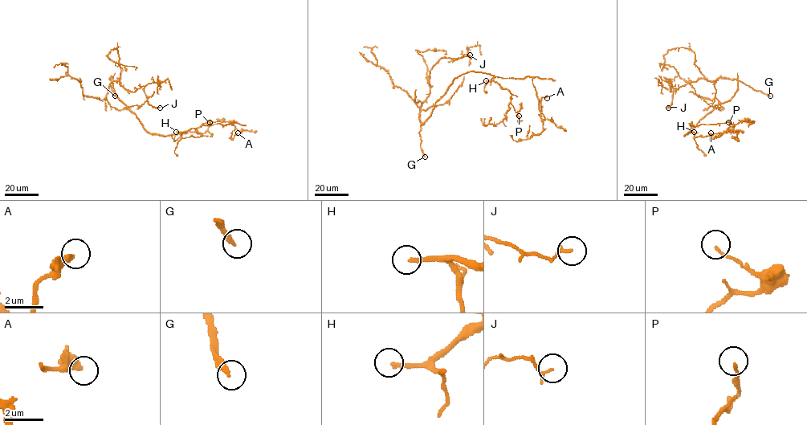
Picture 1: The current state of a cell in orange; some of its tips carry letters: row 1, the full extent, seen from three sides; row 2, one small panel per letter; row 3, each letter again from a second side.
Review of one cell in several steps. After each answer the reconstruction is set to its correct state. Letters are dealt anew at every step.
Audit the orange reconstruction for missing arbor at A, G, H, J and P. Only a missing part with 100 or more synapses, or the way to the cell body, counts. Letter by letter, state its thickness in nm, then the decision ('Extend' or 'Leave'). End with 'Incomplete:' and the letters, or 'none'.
A: Thickness 400 nm. Leave
G: Thickness 240 nm. Extend
H: Thickness 220 nm. Extend
J: Thickness 150 nm. Leave
P: Thickness 120 nm. Leave
Incomplete: G, H

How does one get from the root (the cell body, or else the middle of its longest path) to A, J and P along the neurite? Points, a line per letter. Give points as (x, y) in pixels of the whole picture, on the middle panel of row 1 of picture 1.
A: (447, 91), (455, 78), (471, 71), (503, 78), (530, 76), (544, 120), (540, 100), (547, 98)
J: (447, 91), (422, 124), (420, 108), (430, 91), (430, 69), (442, 58), (454, 60), (470, 55)
P: (447, 91), (462, 74), (491, 74), (491, 81), (511, 94), (519, 120), (519, 116)

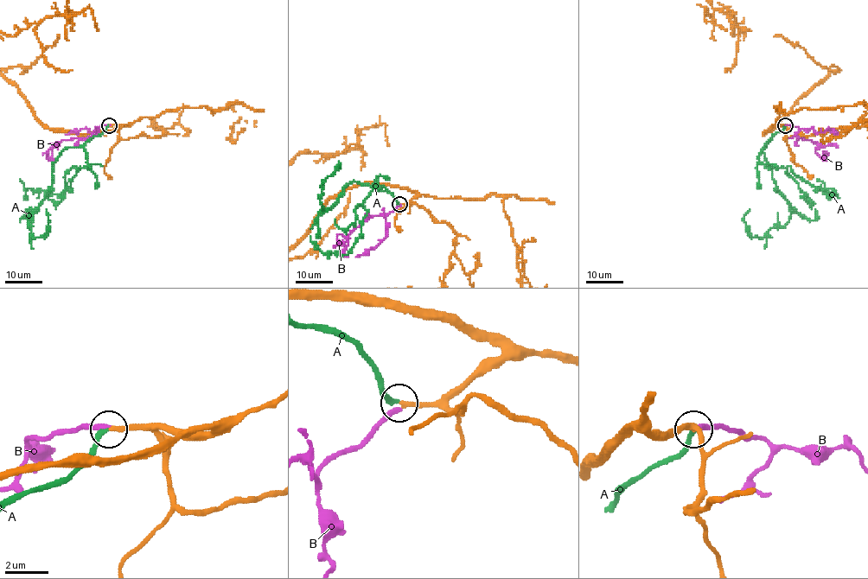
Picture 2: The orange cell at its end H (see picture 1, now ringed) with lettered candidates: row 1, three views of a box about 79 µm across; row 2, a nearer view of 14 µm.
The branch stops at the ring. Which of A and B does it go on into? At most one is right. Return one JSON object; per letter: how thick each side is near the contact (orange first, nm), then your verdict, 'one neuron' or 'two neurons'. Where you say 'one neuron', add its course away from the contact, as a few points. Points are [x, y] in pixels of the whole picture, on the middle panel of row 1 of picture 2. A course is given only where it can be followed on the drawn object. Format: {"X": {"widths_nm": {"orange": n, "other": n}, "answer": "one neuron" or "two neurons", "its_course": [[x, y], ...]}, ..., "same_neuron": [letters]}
{"A": {"widths_nm": {"orange": 240, "other": 200}, "answer": "one neuron", "its_course": [[398, 203], [391, 193], [373, 185], [352, 181], [330, 208], [322, 209], [321, 184], [339, 162], [336, 168]]}, "B": {"widths_nm": {"orange": 240, "other": 240}, "answer": "two neurons"}, "same_neuron": ["A"]}

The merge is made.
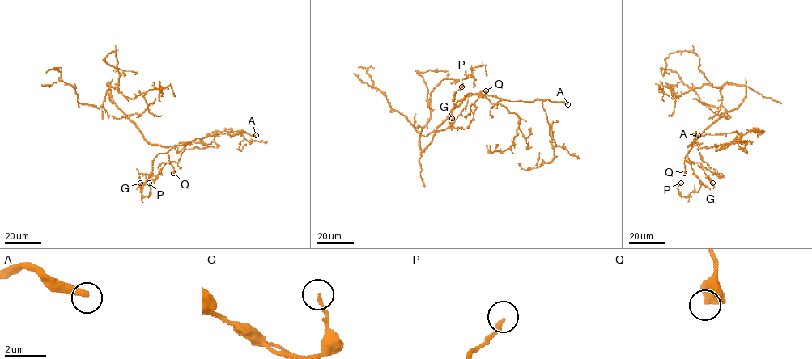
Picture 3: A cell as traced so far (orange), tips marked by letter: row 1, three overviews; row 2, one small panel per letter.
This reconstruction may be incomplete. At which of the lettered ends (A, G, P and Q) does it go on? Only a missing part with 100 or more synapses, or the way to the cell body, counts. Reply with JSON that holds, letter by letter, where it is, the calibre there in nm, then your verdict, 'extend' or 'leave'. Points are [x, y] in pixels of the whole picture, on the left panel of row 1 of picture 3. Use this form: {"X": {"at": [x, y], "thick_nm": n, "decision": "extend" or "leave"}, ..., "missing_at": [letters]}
{"A": {"at": [256, 135], "thick_nm": 320, "decision": "extend"}, "G": {"at": [140, 183], "thick_nm": 150, "decision": "leave"}, "P": {"at": [149, 183], "thick_nm": 180, "decision": "leave"}, "Q": {"at": [173, 173], "thick_nm": 650, "decision": "leave"}, "missing_at": ["A"]}

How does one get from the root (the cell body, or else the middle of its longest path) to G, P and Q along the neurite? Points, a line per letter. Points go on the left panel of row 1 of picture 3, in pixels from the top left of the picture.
G: (138, 127), (153, 145), (189, 143), (158, 154), (140, 188), (140, 183)
P: (138, 127), (153, 145), (189, 143), (180, 142), (157, 155), (142, 187), (143, 197), (149, 196), (149, 183)
Q: (138, 127), (142, 137), (153, 145), (170, 147), (189, 143), (180, 142), (167, 152), (173, 173)

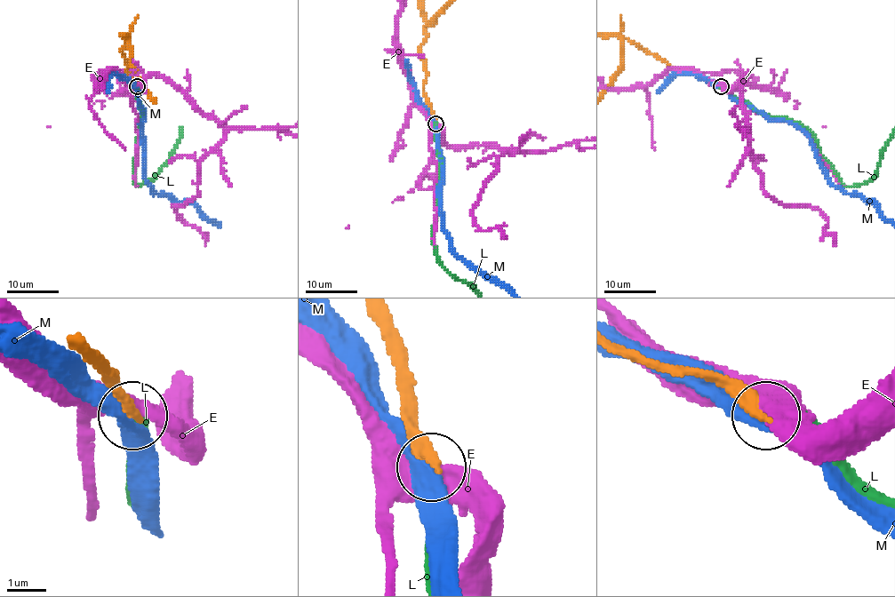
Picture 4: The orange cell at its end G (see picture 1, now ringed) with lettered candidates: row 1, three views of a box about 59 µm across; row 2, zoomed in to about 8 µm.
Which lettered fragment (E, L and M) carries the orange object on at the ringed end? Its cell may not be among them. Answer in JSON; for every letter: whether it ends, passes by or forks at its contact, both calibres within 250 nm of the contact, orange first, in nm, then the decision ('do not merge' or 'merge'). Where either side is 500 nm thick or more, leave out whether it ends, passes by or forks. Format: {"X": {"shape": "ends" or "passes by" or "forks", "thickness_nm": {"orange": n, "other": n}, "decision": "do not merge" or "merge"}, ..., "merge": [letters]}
{"E": {"thickness_nm": {"orange": 360, "other": 550}, "decision": "do not merge"}, "L": {"shape": "ends", "thickness_nm": {"orange": 300, "other": 240}, "decision": "merge"}, "M": {"shape": "passes by", "thickness_nm": {"orange": 360, "other": 440}, "decision": "do not merge"}, "merge": ["L"]}

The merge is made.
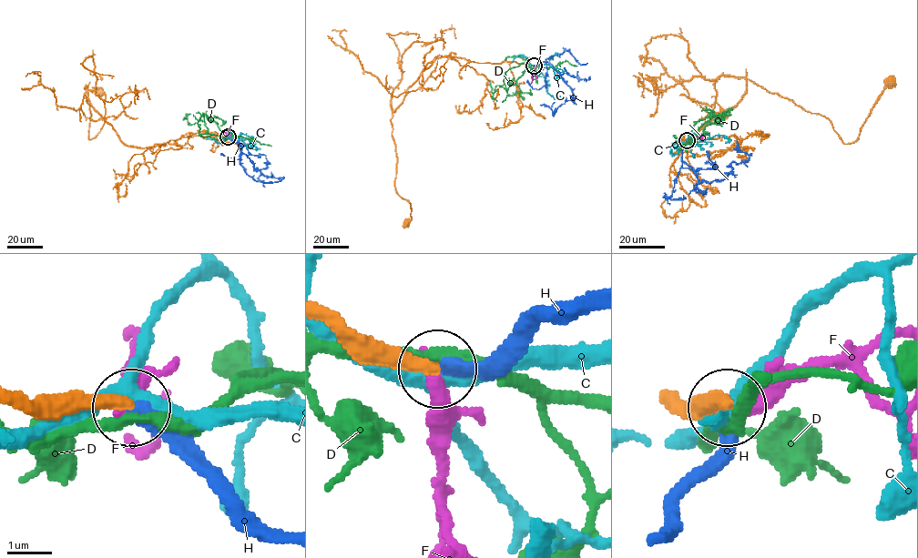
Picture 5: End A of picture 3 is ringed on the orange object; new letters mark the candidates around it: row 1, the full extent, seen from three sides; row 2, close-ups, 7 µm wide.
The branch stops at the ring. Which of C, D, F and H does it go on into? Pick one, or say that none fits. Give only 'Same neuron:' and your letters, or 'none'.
Same neuron: H

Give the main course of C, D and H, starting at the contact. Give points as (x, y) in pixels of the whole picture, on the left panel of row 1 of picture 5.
C: (226, 136), (231, 132), (237, 137), (240, 133), (254, 138)
D: (228, 136), (215, 139), (209, 136), (202, 137), (198, 134), (199, 118), (193, 124), (185, 117), (183, 119)
H: (228, 136), (240, 146), (255, 169), (266, 168), (265, 155), (252, 155), (236, 136)

